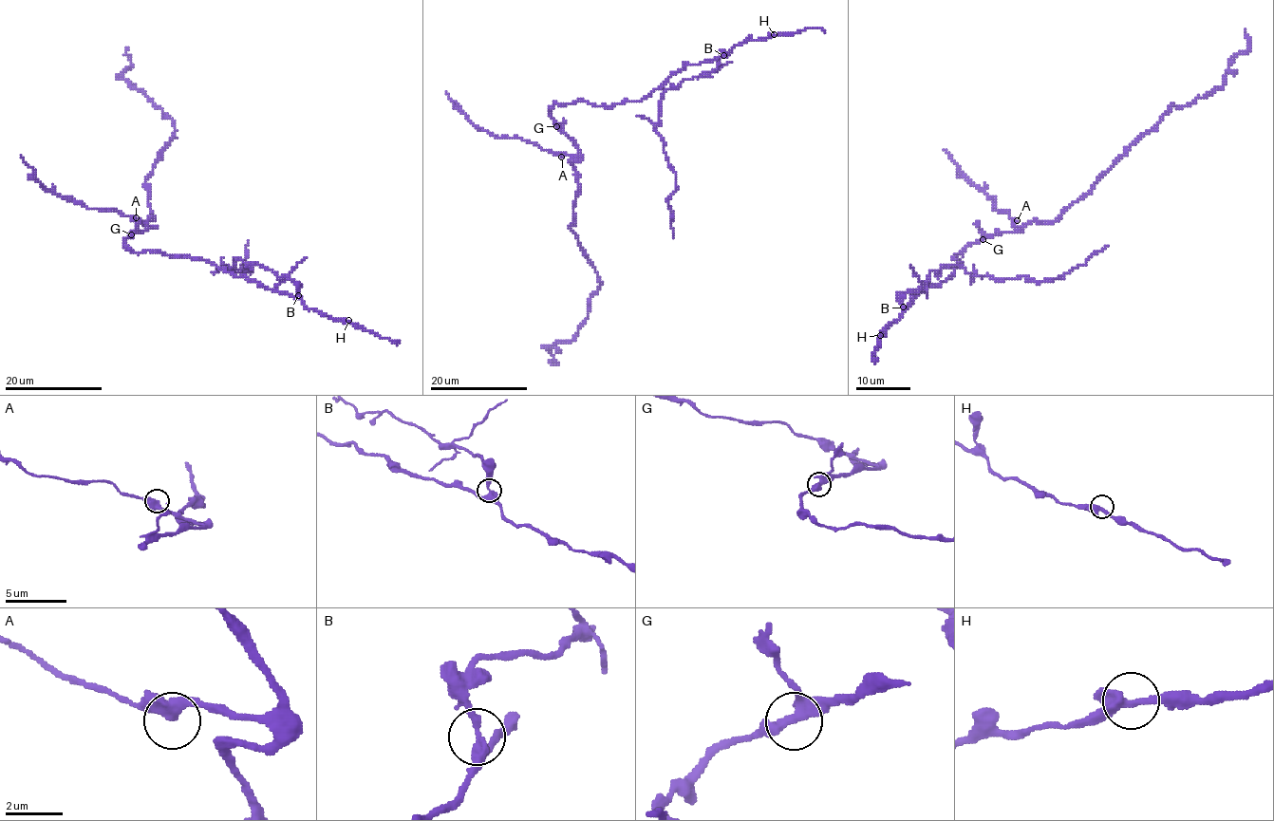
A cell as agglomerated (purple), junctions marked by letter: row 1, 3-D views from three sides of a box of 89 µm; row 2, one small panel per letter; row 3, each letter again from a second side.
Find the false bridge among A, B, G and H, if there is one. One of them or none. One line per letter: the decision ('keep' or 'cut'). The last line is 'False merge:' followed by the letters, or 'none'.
A: keep
B: cut
G: keep
H: keep
False merge: B

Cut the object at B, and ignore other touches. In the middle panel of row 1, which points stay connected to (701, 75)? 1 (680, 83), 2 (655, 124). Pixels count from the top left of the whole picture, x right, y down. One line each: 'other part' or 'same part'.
1: same part
2: same part

